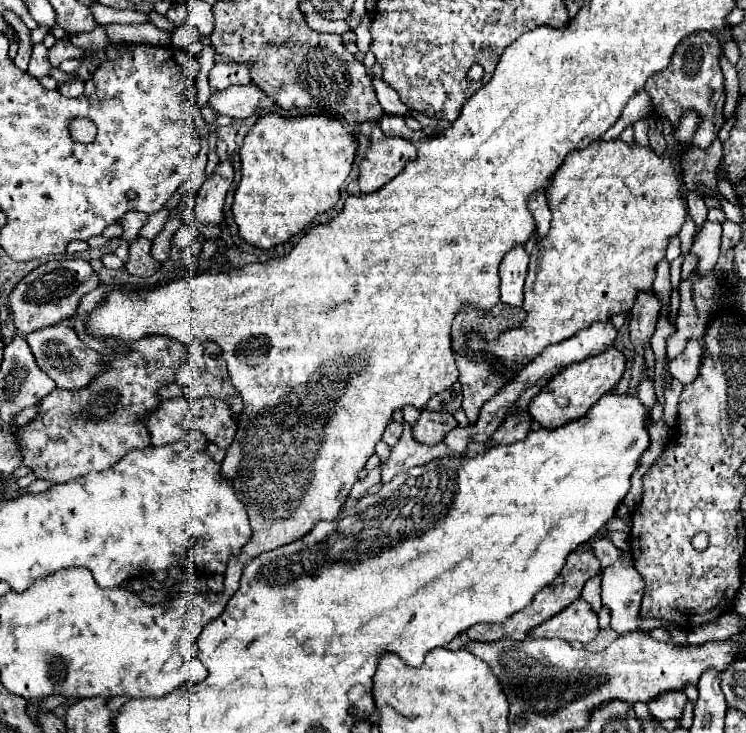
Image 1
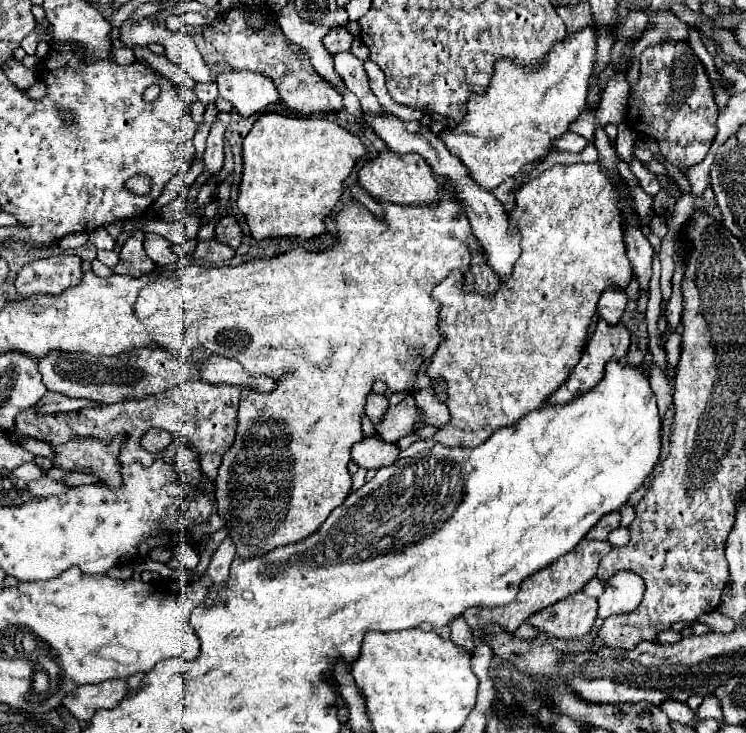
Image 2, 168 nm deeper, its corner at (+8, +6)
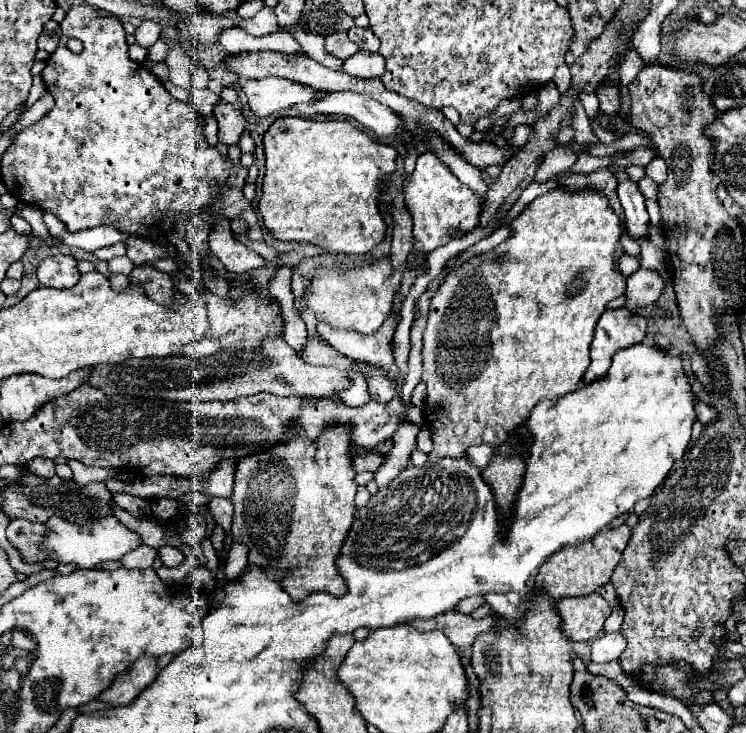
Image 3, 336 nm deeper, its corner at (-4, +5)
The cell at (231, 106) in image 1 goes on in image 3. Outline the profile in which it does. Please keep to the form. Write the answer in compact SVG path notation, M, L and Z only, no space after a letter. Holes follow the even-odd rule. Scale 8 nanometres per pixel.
M284 77L250 79L242 85L242 91L246 93L248 107L256 117L268 117L276 111L312 101L314 95L308 85L300 85Z

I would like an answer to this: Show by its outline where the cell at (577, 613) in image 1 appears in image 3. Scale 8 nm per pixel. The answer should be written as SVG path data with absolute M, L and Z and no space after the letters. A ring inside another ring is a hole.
M598 591L582 597L560 599L554 607L562 619L562 633L572 641L596 639L604 629L606 617L612 611L612 607L600 597Z

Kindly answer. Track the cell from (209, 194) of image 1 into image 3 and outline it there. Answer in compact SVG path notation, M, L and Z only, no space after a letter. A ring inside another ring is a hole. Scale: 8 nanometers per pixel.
M218 101L216 109L214 109L214 119L218 121L218 127L220 127L220 131L218 131L220 143L224 143L226 147L238 145L238 139L246 129L246 119L244 119L242 111L236 105Z

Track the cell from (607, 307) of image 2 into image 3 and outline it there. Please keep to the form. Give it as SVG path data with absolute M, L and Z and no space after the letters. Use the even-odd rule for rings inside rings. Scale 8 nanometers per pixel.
M638 269L626 279L626 303L624 307L630 313L636 313L638 309L654 303L664 289L664 283L656 271Z

